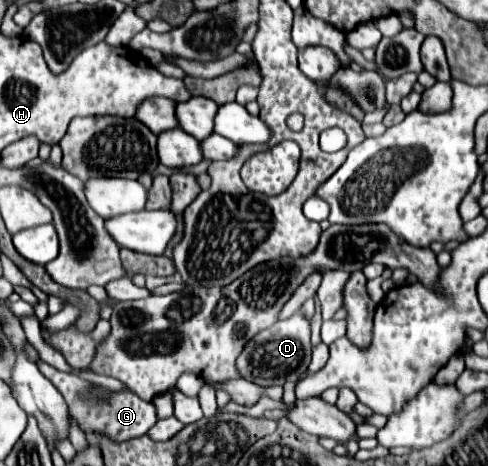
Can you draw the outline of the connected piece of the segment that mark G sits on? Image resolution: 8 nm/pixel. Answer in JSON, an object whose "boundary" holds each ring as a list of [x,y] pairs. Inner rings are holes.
{"boundary":[[[40,361],[38,363],[38,369],[58,387],[58,391],[64,395],[68,407],[70,407],[70,415],[72,419],[76,421],[76,425],[82,429],[82,433],[100,433],[112,441],[128,441],[128,439],[134,439],[134,437],[142,437],[154,423],[156,423],[156,409],[150,401],[142,401],[136,393],[132,393],[130,389],[122,391],[122,393],[112,393],[110,395],[110,403],[90,403],[90,401],[84,401],[82,403],[82,397],[80,393],[84,391],[84,387],[88,389],[92,383],[76,377],[76,375],[70,375],[70,373],[62,373],[62,371],[56,371],[54,367],[50,367],[48,363]]]}

